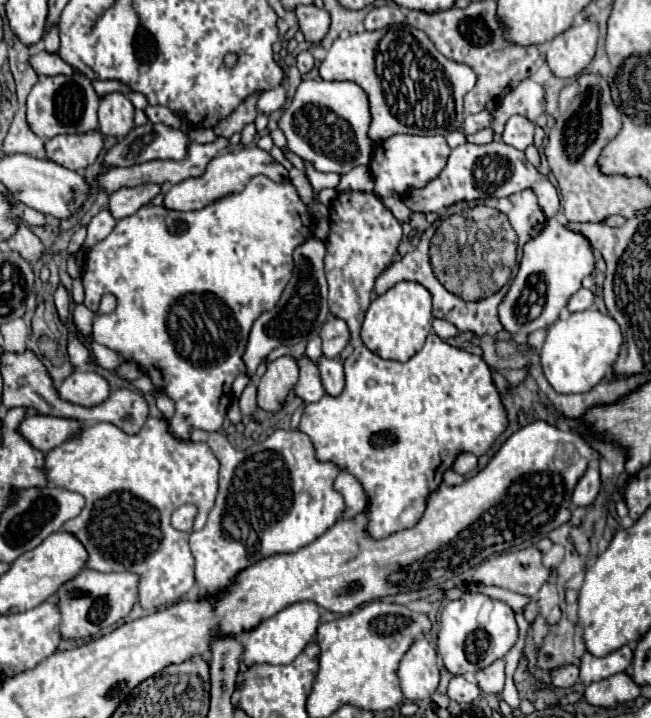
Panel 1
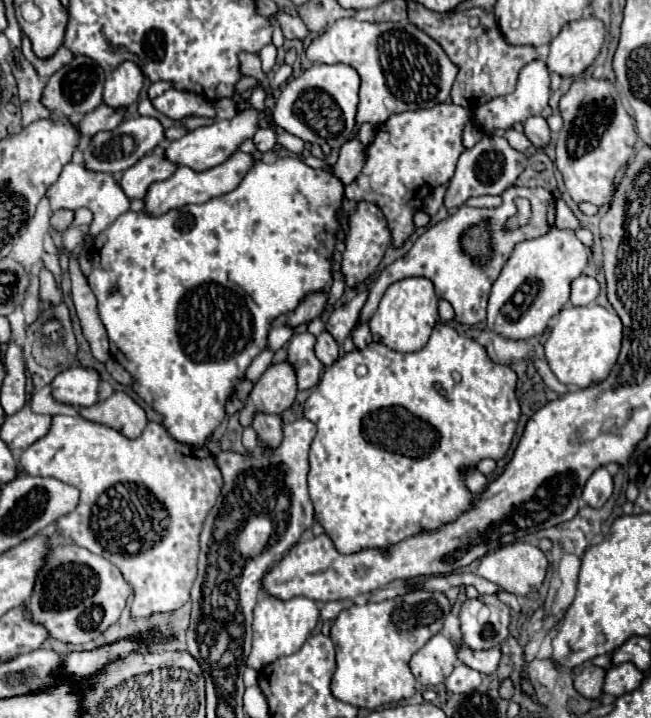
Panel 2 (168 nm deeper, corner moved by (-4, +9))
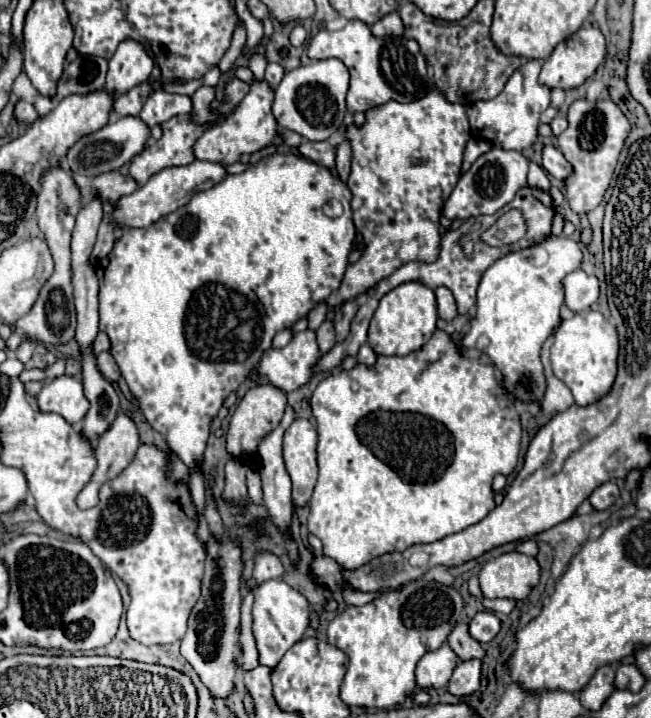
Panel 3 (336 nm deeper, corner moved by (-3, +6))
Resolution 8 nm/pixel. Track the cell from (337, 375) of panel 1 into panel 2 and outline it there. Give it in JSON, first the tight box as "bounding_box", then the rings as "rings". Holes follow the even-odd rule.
{"bounding_box":[315,331,339,365],"rings":[[[323,331],[323,333],[317,337],[315,353],[317,353],[317,359],[319,359],[323,365],[331,365],[331,363],[337,359],[339,347],[337,347],[337,341],[333,339],[333,335],[331,335],[329,331]]]}

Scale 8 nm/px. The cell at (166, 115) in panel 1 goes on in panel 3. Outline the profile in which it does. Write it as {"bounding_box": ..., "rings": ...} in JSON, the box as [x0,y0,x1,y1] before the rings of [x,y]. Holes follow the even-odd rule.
{"bounding_box":[140,90,192,126],"rings":[[[156,90],[154,94],[148,96],[140,118],[148,124],[148,126],[158,126],[168,122],[174,116],[180,114],[188,114],[192,110],[192,102],[190,96],[182,96],[182,94],[168,94],[164,90]]]}

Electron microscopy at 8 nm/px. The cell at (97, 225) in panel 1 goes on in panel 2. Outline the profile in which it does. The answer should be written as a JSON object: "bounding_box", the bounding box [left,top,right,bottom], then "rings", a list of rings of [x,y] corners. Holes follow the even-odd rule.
{"bounding_box":[47,163,131,237],"rings":[[[67,163],[63,167],[63,173],[59,175],[57,183],[53,183],[53,187],[49,187],[47,197],[49,197],[53,211],[57,211],[57,209],[79,209],[79,207],[91,209],[95,219],[93,219],[93,225],[89,225],[89,233],[93,237],[99,235],[105,227],[109,227],[109,223],[113,223],[121,213],[129,211],[129,203],[131,203],[111,173],[89,171],[77,163]]]}

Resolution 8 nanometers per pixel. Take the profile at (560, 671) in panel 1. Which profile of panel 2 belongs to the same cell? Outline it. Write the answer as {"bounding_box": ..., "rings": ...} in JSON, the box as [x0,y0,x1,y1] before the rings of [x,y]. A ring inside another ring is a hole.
{"bounding_box":[573,665,605,699],"rings":[[[589,665],[589,669],[583,669],[575,675],[573,683],[575,689],[585,697],[585,699],[597,699],[601,695],[601,687],[603,687],[603,679],[605,679],[605,669]]]}

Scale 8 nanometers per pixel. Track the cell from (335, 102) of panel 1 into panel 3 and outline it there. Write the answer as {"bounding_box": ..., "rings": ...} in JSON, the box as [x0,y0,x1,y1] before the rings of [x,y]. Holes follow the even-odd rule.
{"bounding_box":[272,58,350,142],"rings":[[[336,58],[314,60],[308,66],[300,66],[296,70],[286,72],[284,80],[276,88],[276,98],[272,104],[272,114],[278,126],[298,132],[302,138],[310,142],[328,140],[344,124],[348,82],[350,82],[348,68]]]}

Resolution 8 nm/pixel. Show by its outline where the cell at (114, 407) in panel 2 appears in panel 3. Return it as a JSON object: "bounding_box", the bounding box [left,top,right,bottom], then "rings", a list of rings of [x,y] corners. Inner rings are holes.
{"bounding_box":[78,414,140,510],"rings":[[[118,414],[112,426],[100,434],[94,442],[94,456],[98,468],[92,476],[92,482],[78,494],[78,506],[82,510],[98,504],[98,488],[102,482],[118,476],[134,458],[140,444],[140,434],[136,422],[128,414]]]}

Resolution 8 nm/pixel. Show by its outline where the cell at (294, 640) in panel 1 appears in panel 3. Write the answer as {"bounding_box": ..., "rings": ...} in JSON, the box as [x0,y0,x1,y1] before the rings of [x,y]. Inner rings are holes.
{"bounding_box":[252,580,310,668],"rings":[[[268,580],[260,584],[256,590],[256,600],[252,606],[252,632],[256,638],[256,646],[260,652],[260,664],[274,668],[280,658],[304,636],[308,624],[310,624],[310,610],[308,600],[296,592],[292,586],[288,586],[282,580]]]}

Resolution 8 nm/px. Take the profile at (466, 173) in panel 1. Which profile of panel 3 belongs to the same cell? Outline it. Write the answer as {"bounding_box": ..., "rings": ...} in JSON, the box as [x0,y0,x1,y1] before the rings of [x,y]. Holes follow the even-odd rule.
{"bounding_box":[442,146,528,220],"rings":[[[492,146],[488,152],[478,156],[478,160],[470,166],[470,170],[458,180],[458,184],[454,186],[452,194],[444,204],[442,214],[450,220],[454,218],[466,220],[480,214],[494,214],[502,206],[506,206],[522,186],[526,186],[526,174],[528,174],[528,158],[522,156],[522,152]]]}

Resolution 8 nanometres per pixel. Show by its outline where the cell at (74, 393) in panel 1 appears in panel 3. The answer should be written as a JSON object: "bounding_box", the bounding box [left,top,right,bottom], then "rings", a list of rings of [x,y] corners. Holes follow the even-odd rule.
{"bounding_box":[36,374,90,424],"rings":[[[66,374],[46,382],[36,400],[42,412],[56,412],[70,424],[80,422],[90,406],[84,398],[82,382]]]}

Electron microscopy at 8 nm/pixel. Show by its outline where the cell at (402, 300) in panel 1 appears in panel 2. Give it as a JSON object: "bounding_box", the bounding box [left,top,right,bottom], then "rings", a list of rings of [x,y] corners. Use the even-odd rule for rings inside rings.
{"bounding_box":[369,277,439,353],"rings":[[[407,277],[403,281],[393,283],[385,291],[377,311],[373,313],[373,317],[369,321],[373,341],[383,343],[389,349],[399,351],[399,353],[419,351],[429,341],[429,335],[439,319],[437,303],[439,303],[439,299],[435,295],[433,283],[425,277]]]}

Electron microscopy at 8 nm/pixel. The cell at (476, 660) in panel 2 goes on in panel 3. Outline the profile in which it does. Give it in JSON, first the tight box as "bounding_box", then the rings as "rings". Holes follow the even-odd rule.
{"bounding_box":[448,624,486,660],"rings":[[[458,624],[450,636],[448,636],[448,644],[450,648],[456,652],[456,656],[460,660],[472,660],[472,658],[484,658],[486,650],[480,642],[476,642],[470,634],[468,634],[468,626],[466,624]]]}

